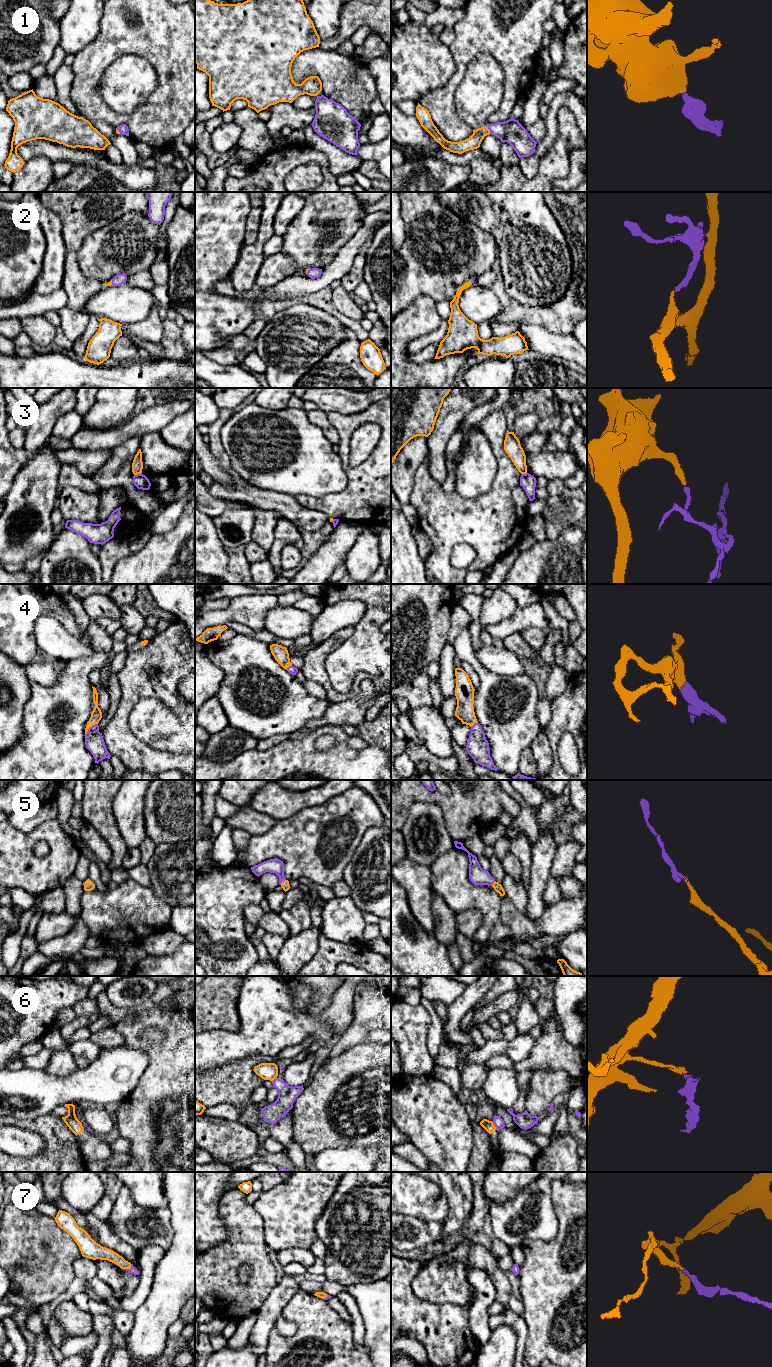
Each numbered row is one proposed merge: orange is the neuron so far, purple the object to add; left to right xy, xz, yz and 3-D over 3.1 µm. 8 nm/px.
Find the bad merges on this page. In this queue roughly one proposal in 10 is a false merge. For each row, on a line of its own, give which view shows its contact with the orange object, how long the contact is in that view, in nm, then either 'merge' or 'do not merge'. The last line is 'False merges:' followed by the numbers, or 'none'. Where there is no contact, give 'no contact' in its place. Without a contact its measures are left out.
1: meets orange in yz; contact 70 nm long; merge
2: meets orange in xy; contact 30 nm long; merge
3: meets orange in xy; contact 70 nm long; do not merge
4: meets orange in xy; contact 140 nm long; merge
5: meets orange in xz; contact 60 nm long; merge
6: meets orange in yz; contact 80 nm long; do not merge
7: meets orange in xy; contact 80 nm long; merge
False merges: 3, 6

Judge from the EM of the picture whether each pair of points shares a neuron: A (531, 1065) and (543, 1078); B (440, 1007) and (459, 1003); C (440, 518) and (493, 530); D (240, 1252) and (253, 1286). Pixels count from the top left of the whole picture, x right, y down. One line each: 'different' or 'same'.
A: different
B: different
C: same
D: same

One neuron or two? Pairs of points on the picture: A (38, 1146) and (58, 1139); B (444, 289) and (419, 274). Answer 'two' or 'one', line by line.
A: two
B: one

